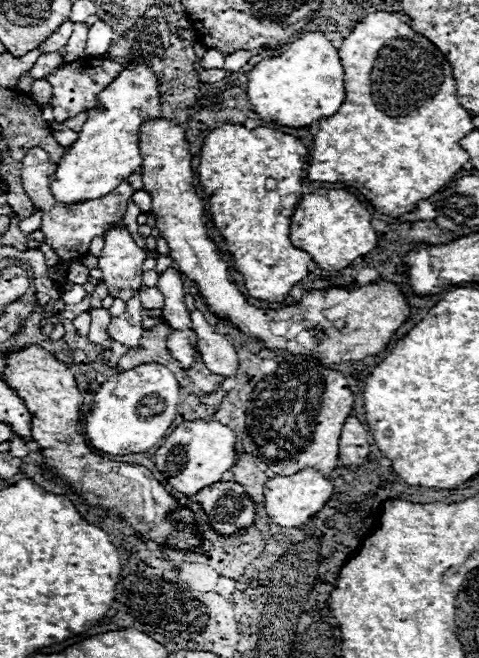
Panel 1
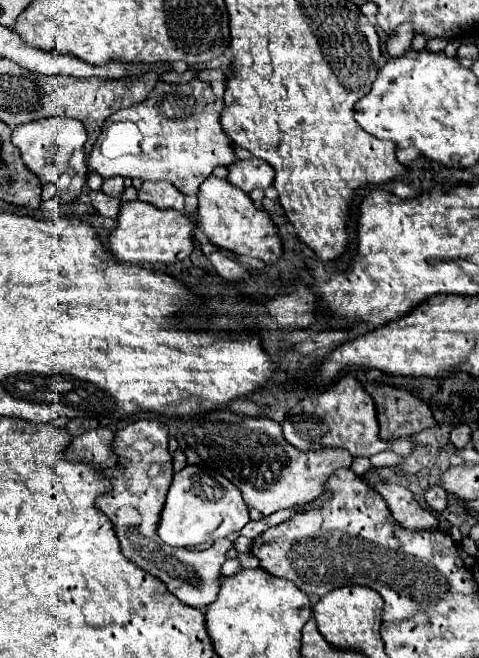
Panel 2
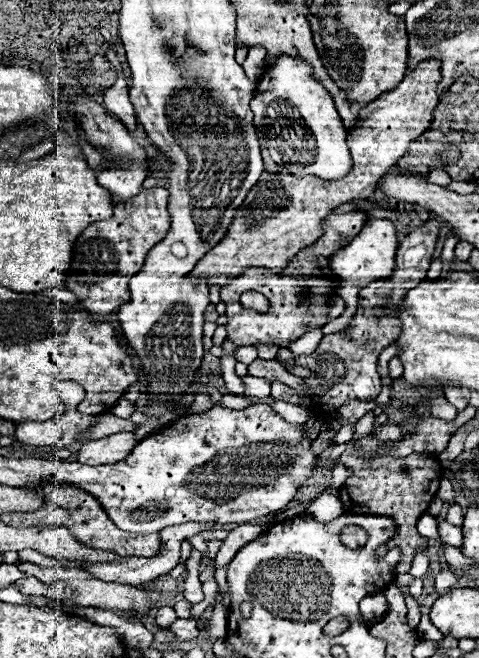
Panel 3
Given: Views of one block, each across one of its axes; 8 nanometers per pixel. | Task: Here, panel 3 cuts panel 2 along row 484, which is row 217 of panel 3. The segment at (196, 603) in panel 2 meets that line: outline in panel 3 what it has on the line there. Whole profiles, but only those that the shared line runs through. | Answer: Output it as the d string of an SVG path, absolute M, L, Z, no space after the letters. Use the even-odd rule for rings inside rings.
M142 188L132 200L116 204L112 218L90 224L78 236L72 250L66 288L80 298L80 304L84 304L86 312L110 314L122 304L130 302L128 280L140 272L148 250L158 244L170 228L170 214L166 210L166 204L166 188Z

